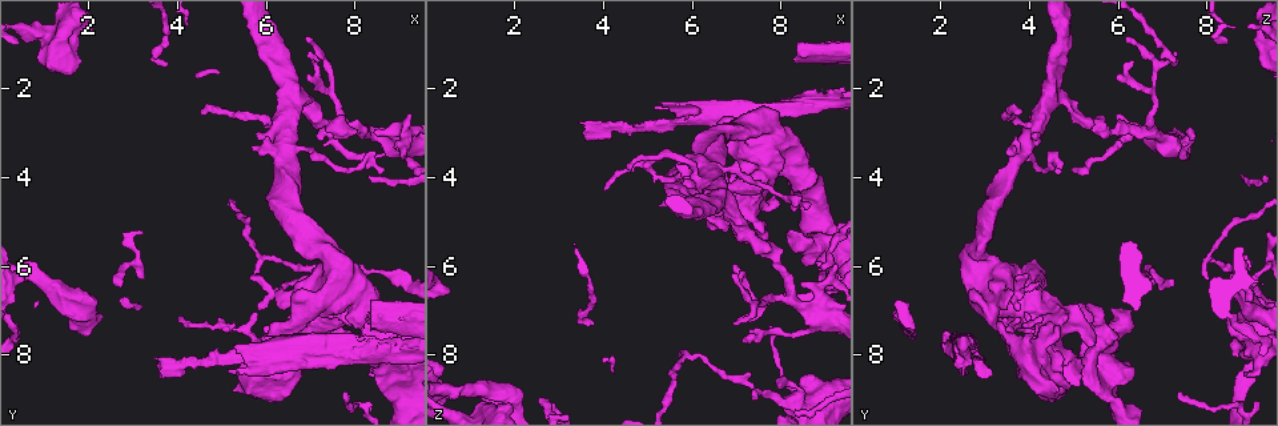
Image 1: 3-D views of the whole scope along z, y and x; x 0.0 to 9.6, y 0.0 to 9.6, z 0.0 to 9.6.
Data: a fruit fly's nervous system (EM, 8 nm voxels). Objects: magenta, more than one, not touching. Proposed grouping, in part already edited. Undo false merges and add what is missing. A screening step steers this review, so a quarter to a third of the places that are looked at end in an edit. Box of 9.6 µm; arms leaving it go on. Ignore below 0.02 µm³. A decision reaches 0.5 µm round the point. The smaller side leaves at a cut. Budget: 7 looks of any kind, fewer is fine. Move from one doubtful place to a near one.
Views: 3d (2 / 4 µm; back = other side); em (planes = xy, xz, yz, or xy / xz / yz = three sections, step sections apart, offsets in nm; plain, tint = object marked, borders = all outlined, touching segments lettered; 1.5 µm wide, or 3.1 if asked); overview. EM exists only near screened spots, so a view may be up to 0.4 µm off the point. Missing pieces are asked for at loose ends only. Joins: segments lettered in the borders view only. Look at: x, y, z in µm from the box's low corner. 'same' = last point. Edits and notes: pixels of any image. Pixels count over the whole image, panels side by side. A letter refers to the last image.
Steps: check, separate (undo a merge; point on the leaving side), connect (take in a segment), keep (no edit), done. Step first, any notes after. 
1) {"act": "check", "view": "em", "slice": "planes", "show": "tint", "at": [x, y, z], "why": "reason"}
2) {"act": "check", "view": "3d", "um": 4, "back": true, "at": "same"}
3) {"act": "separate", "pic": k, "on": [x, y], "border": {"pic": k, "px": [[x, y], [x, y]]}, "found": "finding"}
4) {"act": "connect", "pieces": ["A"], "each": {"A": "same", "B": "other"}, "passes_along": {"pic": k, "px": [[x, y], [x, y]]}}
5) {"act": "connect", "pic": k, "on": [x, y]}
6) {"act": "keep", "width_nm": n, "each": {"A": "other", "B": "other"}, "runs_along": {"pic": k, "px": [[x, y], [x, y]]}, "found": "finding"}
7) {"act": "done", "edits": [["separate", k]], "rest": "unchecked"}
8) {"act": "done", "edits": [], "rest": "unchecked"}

{"act": "check", "view": "em", "slice": "yz", "step": 8, "show": "borders", "at": [6.25, 8.05, 2.50], "why": "thin arm on a thick one"}

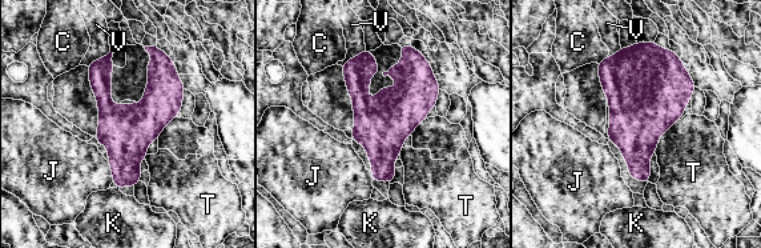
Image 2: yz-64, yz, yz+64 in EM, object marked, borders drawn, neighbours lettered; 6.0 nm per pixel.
{"act": "check", "view": "em", "slice": "planes", "show": "borders", "at": "same", "why": "another direction"}

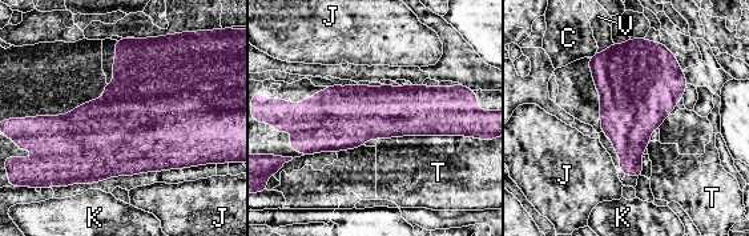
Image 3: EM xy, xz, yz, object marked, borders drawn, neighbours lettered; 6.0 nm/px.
{"act": "keep", "longest_contact_nm": ["T", 460], "each": {"C": "other", "J": "other", "K": "other", "T": "other", "V": "other"}, "border": {"pic": 3, "px": [[464, 135], [397, 135], [389, 139]]}, "found": "all the same neuron"}

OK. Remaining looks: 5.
{"act": "check", "view": "em", "slice": "xz", "step": 8, "show": "tint", "at": [8.40, 6.75, 1.10], "why": "stops while still wide"}

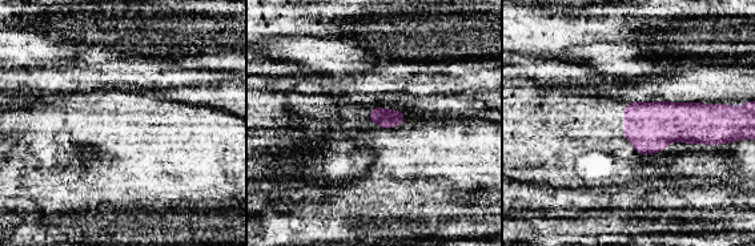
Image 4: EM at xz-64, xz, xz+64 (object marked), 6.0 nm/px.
{"act": "check", "view": "em", "slice": "planes", "show": "borders", "at": "same", "why": "another direction"}

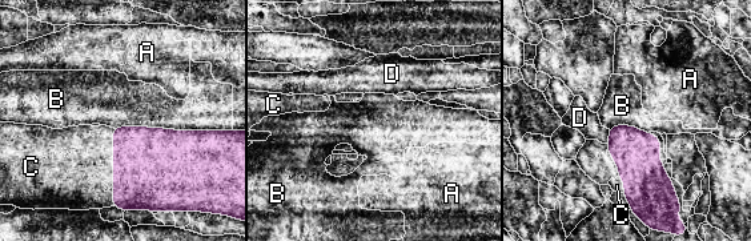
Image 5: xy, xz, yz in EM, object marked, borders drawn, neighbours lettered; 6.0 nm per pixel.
{"act": "connect", "pieces": ["C"], "longest_contact_nm": ["B", 600], "each": {"A": "other", "B": "other", "C": "same", "D": "other"}, "found": "it goes on there"}

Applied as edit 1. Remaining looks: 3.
{"act": "check", "view": "em", "slice": "planes", "show": "plain", "at": [6.95, 1.30, 7.30], "why": "free end"}

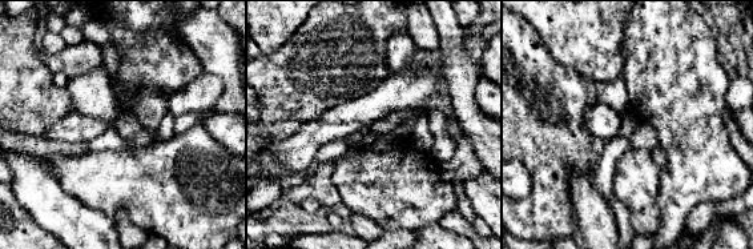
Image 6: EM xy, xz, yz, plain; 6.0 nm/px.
{"act": "check", "view": "em", "slice": "planes", "show": "borders", "at": "same", "why": "what lies round it"}

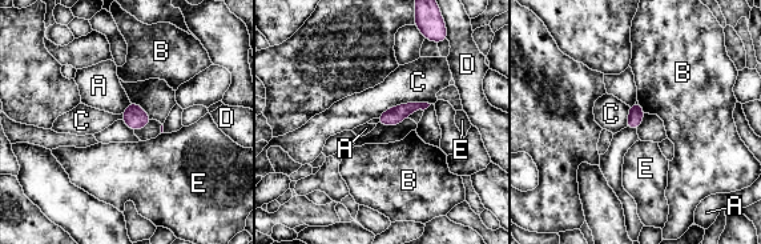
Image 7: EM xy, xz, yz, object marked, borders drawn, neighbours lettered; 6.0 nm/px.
{"act": "keep", "each": {"A": "other", "B": "other", "C": "other", "D": "other", "E": "other"}, "found": "none of them fits"}

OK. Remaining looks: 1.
{"act": "done", "edits": [["connect", 5]], "rest": "unchecked"}

